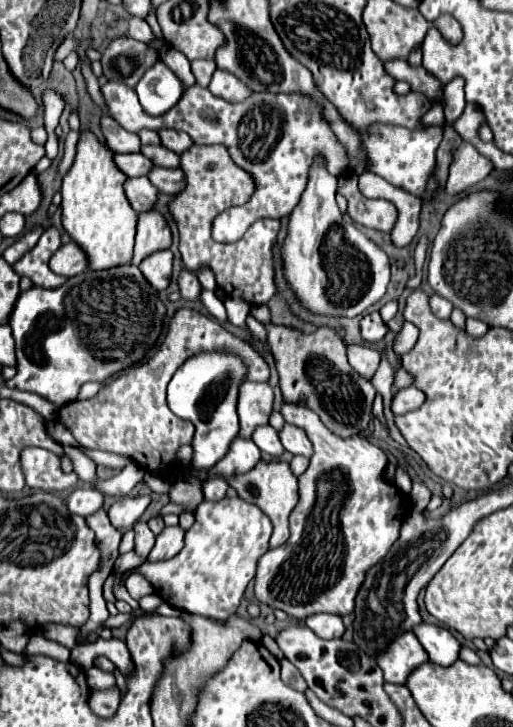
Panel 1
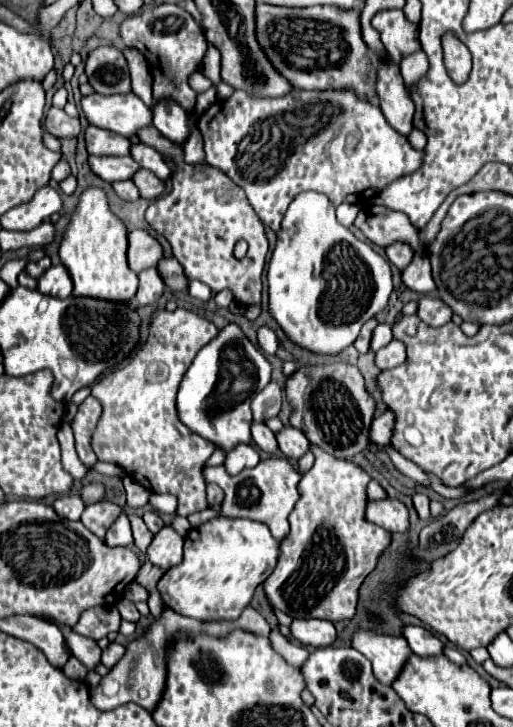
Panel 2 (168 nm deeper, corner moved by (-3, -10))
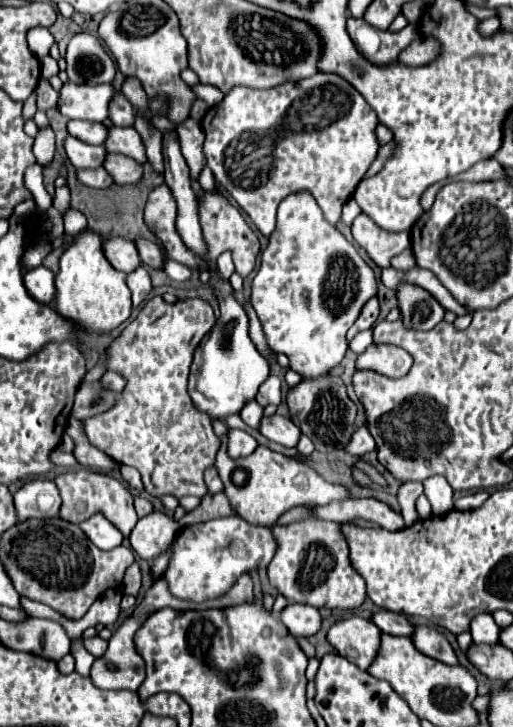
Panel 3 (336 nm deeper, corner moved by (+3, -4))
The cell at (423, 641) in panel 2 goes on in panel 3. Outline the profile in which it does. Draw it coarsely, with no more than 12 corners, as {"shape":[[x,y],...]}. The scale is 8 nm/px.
{"shape":[[378,611],[370,619],[380,631],[410,637],[414,627],[402,613]]}

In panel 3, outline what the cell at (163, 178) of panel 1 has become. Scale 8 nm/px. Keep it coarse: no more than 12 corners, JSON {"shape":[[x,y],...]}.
{"shape":[[106,153],[102,167],[118,185],[136,183],[142,165],[126,155]]}

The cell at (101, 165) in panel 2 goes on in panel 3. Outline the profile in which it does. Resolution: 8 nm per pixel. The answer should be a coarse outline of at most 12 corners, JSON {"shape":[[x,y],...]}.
{"shape":[[70,137],[64,141],[70,163],[76,169],[102,167],[104,147]]}

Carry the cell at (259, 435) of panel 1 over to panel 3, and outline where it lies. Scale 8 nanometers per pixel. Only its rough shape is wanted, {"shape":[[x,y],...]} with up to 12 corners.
{"shape":[[256,401],[242,407],[240,417],[248,427],[258,429],[262,409]]}

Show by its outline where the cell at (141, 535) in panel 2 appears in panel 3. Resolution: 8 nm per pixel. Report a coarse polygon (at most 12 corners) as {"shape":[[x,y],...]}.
{"shape":[[84,467],[60,473],[58,517],[82,523],[102,513],[126,537],[138,515],[114,477]]}

